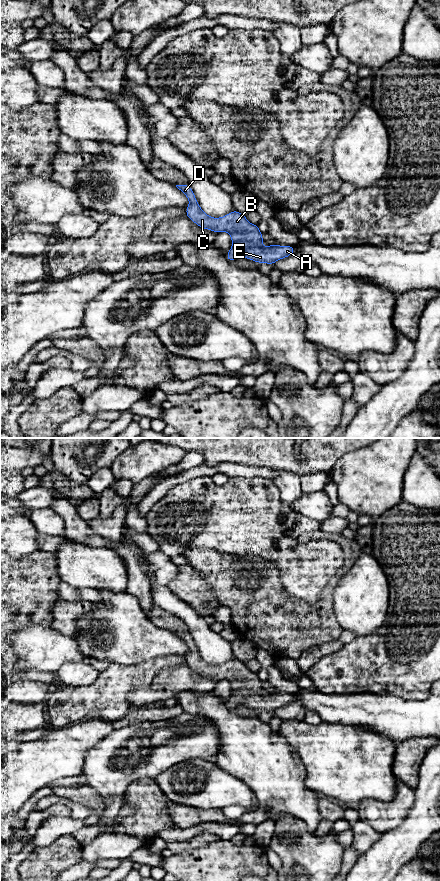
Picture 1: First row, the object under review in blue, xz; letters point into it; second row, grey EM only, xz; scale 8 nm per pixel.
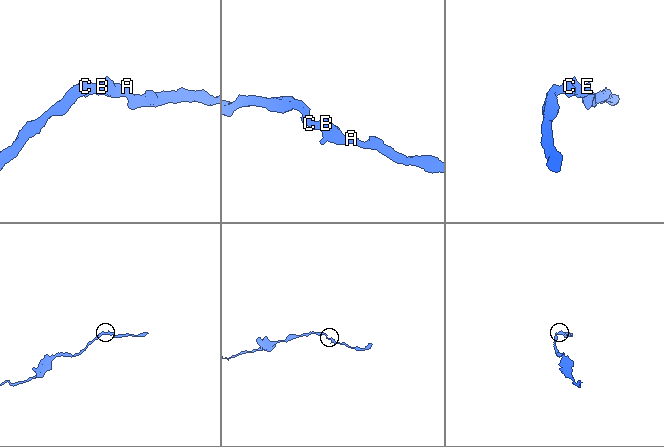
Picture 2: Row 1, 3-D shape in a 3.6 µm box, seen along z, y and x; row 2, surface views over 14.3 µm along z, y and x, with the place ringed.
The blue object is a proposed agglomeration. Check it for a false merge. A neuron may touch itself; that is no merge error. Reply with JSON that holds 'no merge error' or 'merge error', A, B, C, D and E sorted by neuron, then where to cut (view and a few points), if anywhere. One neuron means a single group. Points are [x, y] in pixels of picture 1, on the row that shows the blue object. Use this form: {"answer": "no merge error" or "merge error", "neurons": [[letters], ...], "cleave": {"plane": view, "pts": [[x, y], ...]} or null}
{"answer": "no merge error", "neurons": [["A", "B", "C", "D", "E"]], "cleave": null}

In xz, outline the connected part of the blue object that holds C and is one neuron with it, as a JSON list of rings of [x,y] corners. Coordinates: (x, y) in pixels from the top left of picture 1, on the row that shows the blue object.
[[[176,185],[176,187],[183,192],[188,200],[189,206],[186,208],[187,217],[192,220],[195,224],[203,229],[208,229],[217,233],[228,232],[232,239],[232,248],[227,252],[227,260],[232,261],[238,257],[244,257],[253,260],[257,263],[274,264],[276,261],[286,258],[292,255],[295,250],[293,246],[280,246],[280,245],[269,245],[262,247],[264,243],[262,233],[260,232],[259,226],[251,224],[242,213],[234,210],[233,212],[220,217],[213,218],[208,216],[199,206],[192,188],[188,185]]]

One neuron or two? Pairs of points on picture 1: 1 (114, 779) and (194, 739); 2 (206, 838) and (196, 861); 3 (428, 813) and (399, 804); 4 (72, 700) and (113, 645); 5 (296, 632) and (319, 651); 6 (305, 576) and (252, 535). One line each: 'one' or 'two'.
1: one
2: two
3: two
4: two
5: two
6: one

